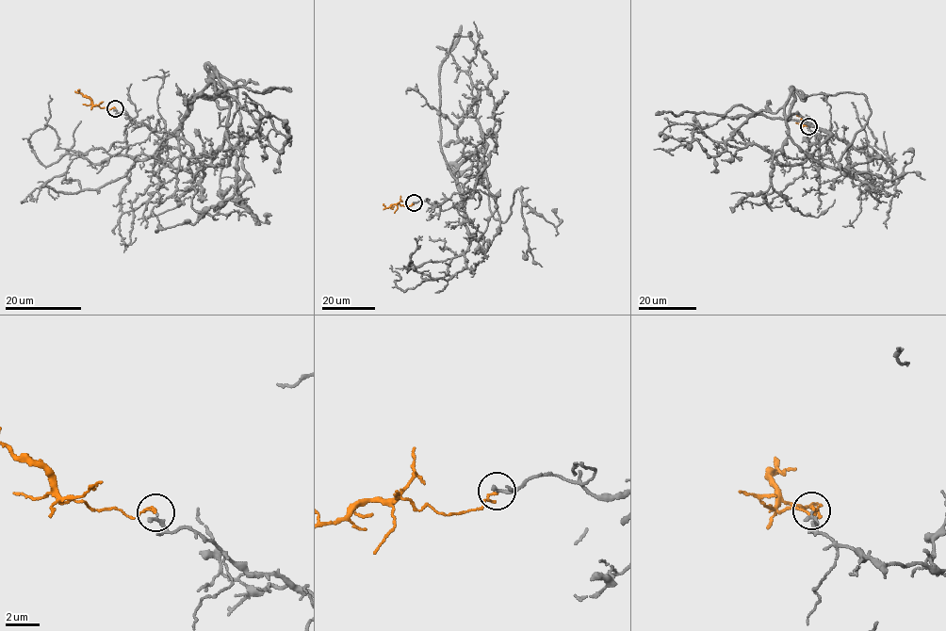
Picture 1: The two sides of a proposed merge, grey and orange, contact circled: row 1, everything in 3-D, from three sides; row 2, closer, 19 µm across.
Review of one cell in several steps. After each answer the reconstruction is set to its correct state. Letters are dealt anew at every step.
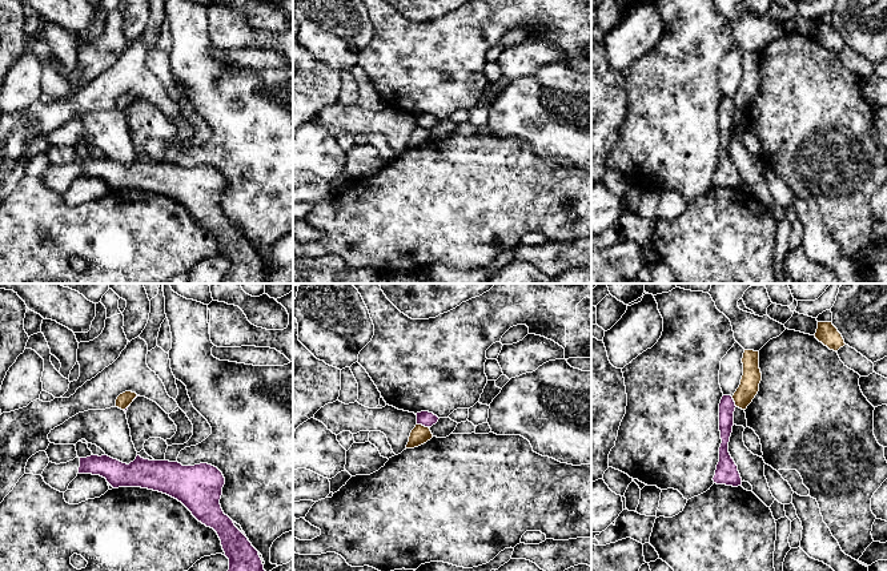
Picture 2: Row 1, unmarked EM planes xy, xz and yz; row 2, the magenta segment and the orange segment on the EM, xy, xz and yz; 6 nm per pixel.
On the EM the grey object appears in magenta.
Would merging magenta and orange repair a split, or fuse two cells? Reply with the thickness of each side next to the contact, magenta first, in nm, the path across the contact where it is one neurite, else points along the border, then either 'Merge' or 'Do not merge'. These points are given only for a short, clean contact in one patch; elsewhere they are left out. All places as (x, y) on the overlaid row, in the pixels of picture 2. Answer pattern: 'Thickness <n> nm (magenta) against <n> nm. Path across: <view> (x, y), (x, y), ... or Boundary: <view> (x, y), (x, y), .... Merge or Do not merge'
Thickness 90 nm (magenta) against 110 nm. Boundary: xz (417, 423), (428, 427). Do not merge

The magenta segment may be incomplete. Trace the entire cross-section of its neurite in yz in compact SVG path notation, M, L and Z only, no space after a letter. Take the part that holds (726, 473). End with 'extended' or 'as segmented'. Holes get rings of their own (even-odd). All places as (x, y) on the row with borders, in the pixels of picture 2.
M723 395L719 403L719 431L721 431L721 447L719 462L717 465L715 475L713 478L717 484L726 484L738 487L742 484L742 478L738 471L738 466L729 453L729 442L734 426L735 402L731 395Z | as segmented

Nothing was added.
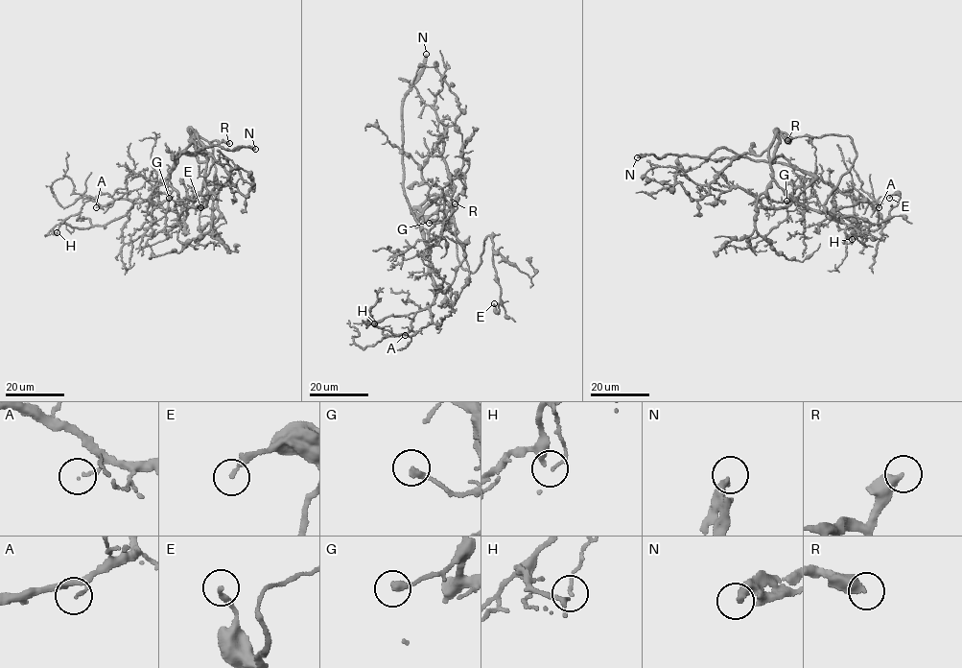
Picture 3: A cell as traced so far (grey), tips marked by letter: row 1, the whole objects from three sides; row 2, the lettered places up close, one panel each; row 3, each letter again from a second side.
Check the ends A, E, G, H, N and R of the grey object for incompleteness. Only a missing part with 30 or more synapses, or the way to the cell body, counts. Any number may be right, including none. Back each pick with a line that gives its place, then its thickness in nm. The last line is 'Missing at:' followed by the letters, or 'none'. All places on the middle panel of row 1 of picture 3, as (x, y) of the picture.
N: (426, 54) | 280 nm
R: (455, 203) | 480 nm
Missing at: N, R

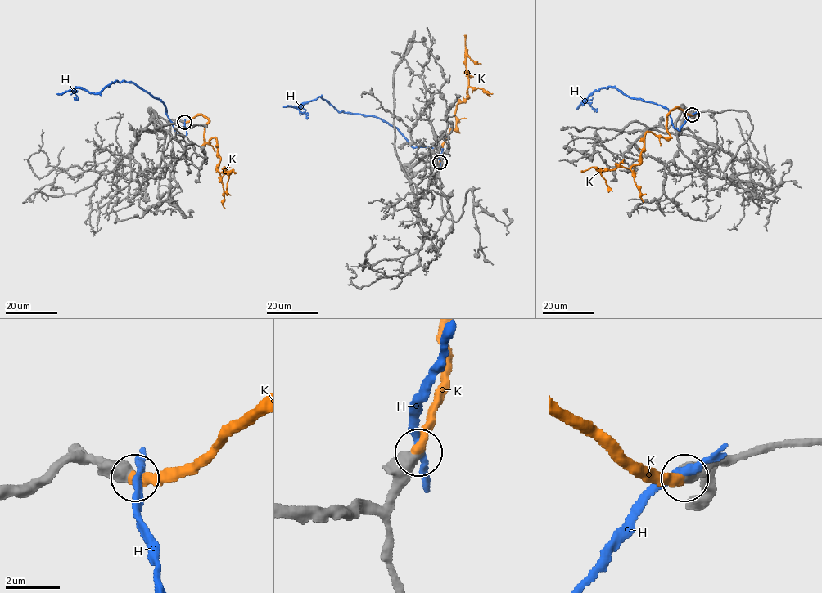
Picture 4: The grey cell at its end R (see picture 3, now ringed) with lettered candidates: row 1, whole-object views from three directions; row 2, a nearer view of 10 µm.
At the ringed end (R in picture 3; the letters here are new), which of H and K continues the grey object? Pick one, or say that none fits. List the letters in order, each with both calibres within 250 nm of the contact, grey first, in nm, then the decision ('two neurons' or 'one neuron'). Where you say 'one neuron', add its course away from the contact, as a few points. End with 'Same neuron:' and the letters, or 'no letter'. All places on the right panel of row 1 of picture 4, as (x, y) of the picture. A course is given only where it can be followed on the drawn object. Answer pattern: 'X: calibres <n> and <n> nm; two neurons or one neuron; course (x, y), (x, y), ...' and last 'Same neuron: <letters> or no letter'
H: calibres 400 and 240 nm; two neurons
K: calibres 650 and 340 nm; one neuron; course (692, 114), (672, 110), (666, 119), (669, 137), (647, 132), (639, 163), (602, 171), (600, 174), (611, 190)
Same neuron: K

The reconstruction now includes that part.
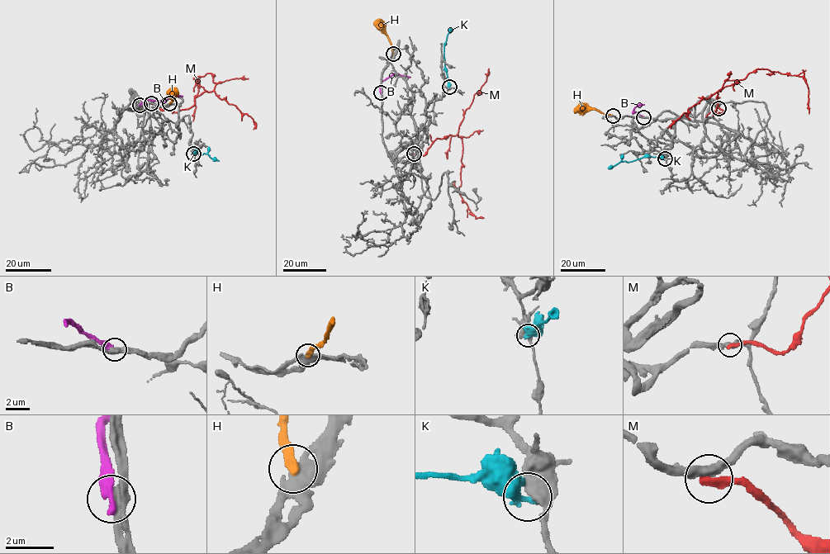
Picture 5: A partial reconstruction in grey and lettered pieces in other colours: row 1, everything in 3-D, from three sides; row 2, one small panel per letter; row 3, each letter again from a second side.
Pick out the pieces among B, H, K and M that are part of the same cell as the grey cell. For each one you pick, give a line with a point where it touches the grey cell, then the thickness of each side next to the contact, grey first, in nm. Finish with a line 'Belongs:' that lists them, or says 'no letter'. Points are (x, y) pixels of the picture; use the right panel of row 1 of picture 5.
Belongs: no letter

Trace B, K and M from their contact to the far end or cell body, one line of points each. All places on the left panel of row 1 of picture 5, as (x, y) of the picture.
B: (139, 105), (146, 100), (158, 101), (173, 96), (182, 96)
K: (193, 153), (200, 149), (201, 153), (208, 154), (219, 160)
M: (151, 103), (177, 112), (190, 108), (219, 82), (211, 73), (196, 78), (192, 120)

